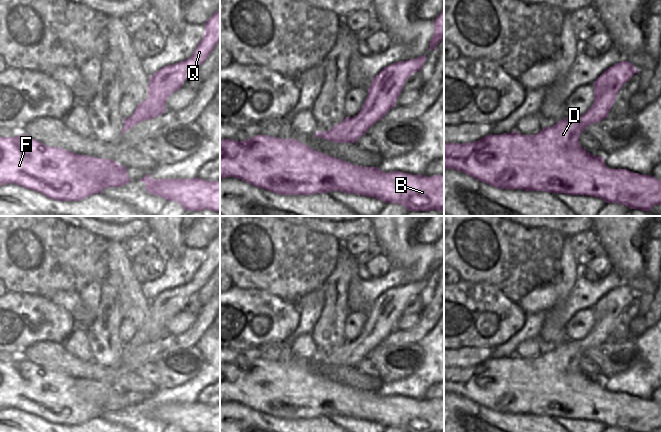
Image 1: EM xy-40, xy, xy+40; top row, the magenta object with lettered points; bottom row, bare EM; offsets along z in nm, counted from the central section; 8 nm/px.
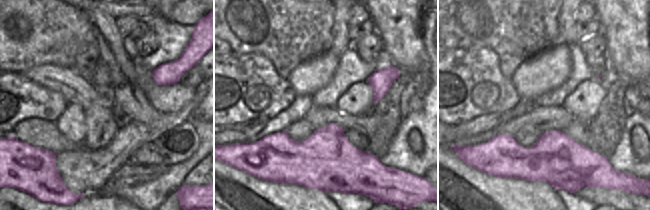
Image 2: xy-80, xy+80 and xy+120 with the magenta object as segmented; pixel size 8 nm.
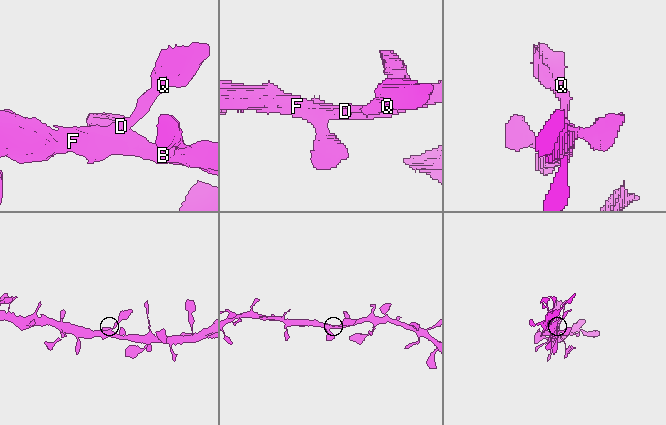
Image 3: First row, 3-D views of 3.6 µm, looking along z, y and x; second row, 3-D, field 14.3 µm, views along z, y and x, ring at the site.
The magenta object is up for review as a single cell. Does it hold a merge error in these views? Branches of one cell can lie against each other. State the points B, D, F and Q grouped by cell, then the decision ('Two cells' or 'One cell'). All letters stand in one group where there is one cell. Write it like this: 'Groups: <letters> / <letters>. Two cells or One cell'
Groups: B D F Q. One cell

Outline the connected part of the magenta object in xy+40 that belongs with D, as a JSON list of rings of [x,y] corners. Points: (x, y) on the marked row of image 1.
[[[629,61],[609,67],[593,83],[594,102],[583,115],[567,117],[551,127],[544,127],[535,135],[521,135],[513,131],[490,134],[473,143],[444,143],[444,168],[461,171],[499,189],[589,195],[606,203],[650,211],[655,205],[661,205],[661,181],[652,175],[611,169],[606,166],[604,157],[590,154],[578,140],[589,125],[608,117],[618,92],[635,73],[638,69]]]

